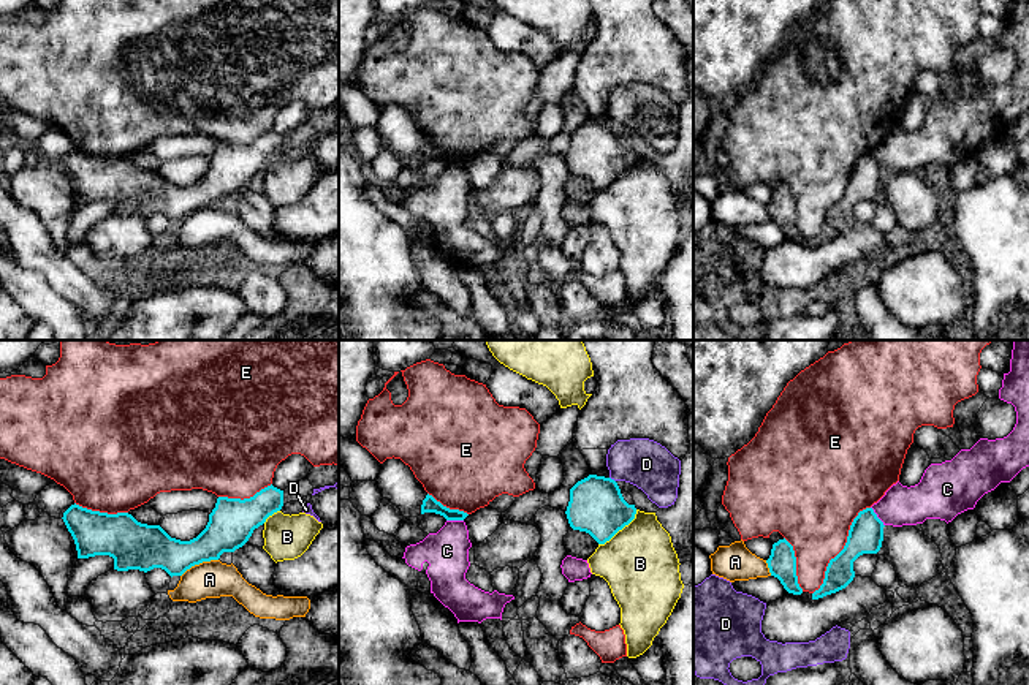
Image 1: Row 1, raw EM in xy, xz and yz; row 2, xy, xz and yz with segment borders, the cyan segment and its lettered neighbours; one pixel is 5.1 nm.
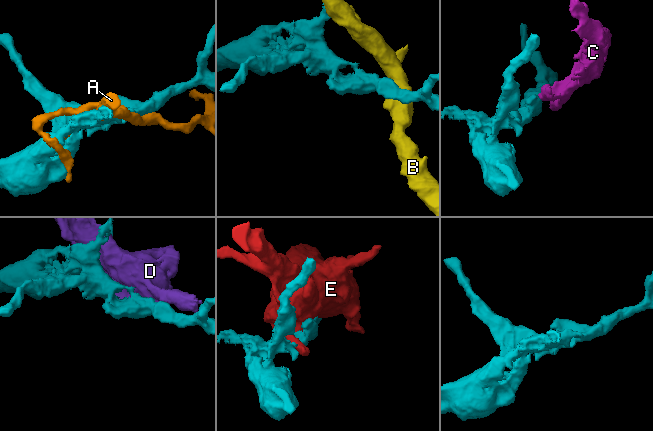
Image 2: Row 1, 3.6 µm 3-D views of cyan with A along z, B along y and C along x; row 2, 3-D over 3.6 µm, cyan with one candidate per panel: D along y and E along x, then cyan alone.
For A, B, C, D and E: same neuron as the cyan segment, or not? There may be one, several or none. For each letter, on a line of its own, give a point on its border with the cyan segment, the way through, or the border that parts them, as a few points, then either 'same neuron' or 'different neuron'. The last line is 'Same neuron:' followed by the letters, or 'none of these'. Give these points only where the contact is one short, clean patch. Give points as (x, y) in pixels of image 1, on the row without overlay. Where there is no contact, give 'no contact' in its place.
A: contact xy (198, 209); different neuron
B: contact xz (619, 174); border xz (637, 155), (627, 170), (599, 190); different neuron
C: contact yz (876, 162); border yz (871, 152), (884, 171); different neuron
D: contact xz (613, 125); border xz (610, 122), (615, 127); different neuron
E: contact yz (844, 193); different neuron
Same neuron: none of these

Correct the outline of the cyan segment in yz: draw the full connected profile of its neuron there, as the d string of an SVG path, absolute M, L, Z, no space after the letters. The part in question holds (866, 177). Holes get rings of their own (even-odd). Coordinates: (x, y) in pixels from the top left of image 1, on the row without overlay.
M872 153L858 158L850 171L844 195L830 206L823 229L812 239L812 245L836 239L853 226L853 207L863 199L877 199L880 196L883 172Z

